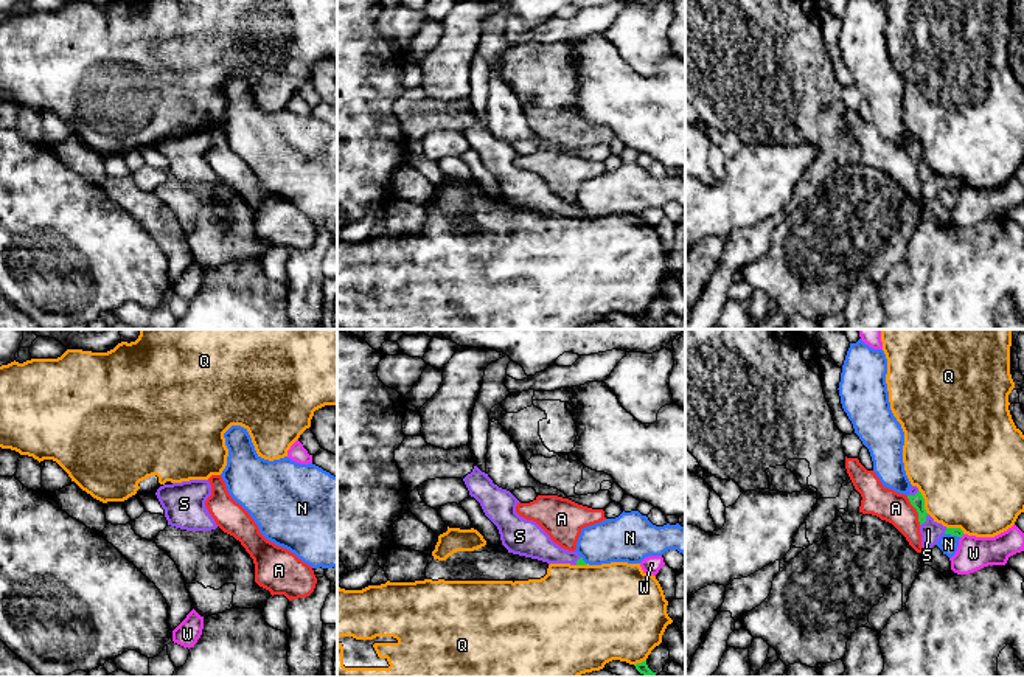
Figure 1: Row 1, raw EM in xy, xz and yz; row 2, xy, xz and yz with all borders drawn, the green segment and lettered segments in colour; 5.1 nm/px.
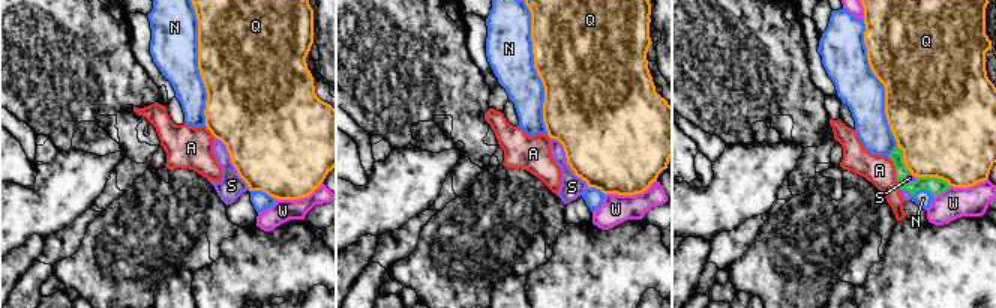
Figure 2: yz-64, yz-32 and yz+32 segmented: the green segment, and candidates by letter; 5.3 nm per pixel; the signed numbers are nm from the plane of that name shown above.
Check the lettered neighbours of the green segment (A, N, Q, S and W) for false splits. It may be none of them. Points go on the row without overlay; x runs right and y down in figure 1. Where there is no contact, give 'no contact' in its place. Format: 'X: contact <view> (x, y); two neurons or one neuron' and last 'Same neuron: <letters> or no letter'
A: contact yz (916, 160); two neurons
N: contact yz (953, 187); two neurons
Q: contact yz (923, 154); two neurons
S: contact yz (925, 173); one neuron
W: no contact; two neurons
Same neuron: S

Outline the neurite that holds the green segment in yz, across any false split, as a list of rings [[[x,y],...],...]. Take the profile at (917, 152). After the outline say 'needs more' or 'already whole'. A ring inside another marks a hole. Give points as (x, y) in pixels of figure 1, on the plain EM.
[[[911,138],[907,148],[911,157],[918,165],[921,199],[931,200],[937,197],[939,191],[945,186],[962,189],[963,183],[960,180],[946,180],[942,175],[937,175],[925,161],[925,151],[917,138]]] | needs more

